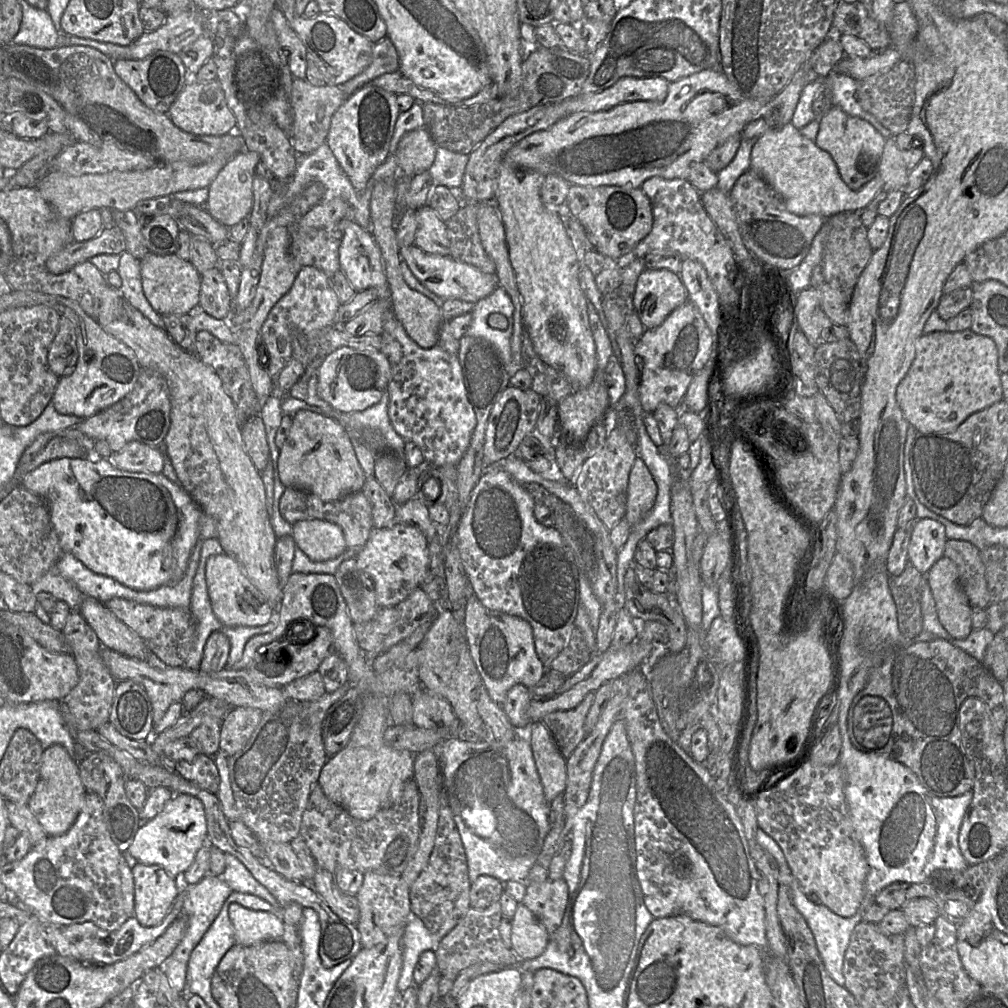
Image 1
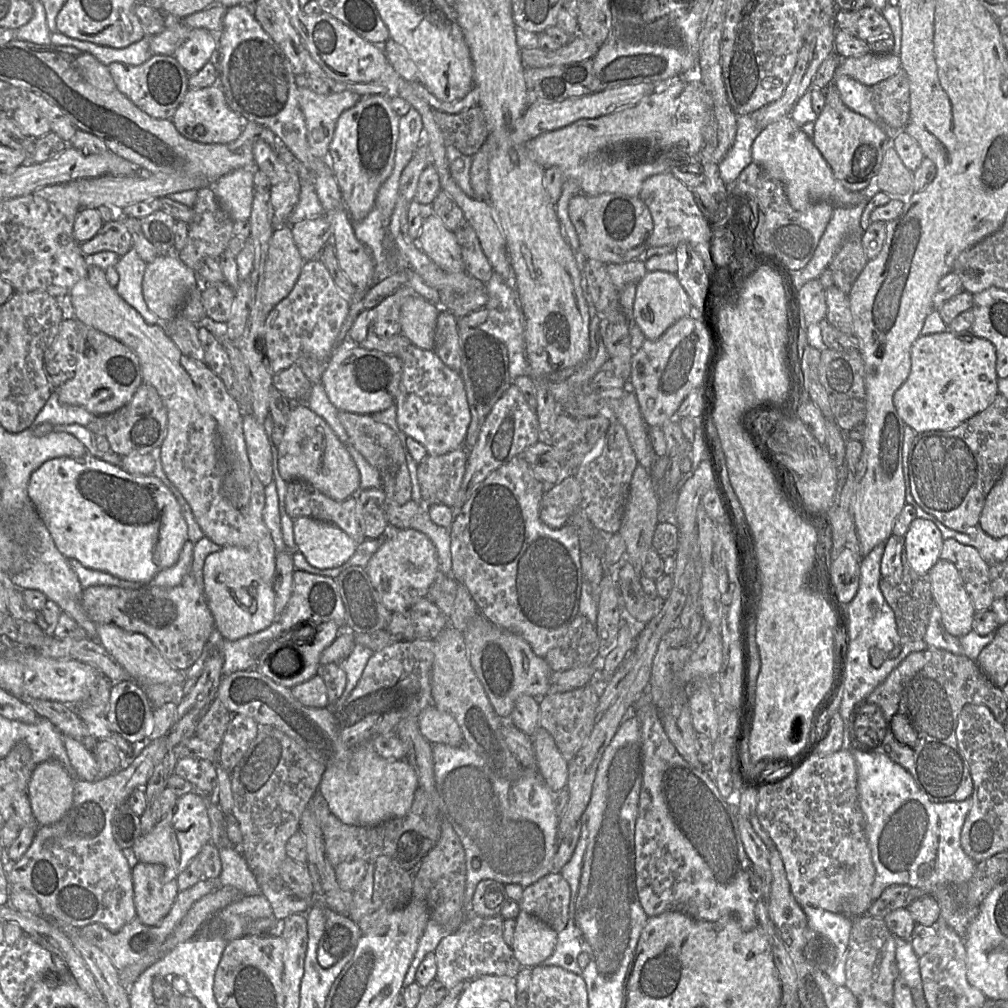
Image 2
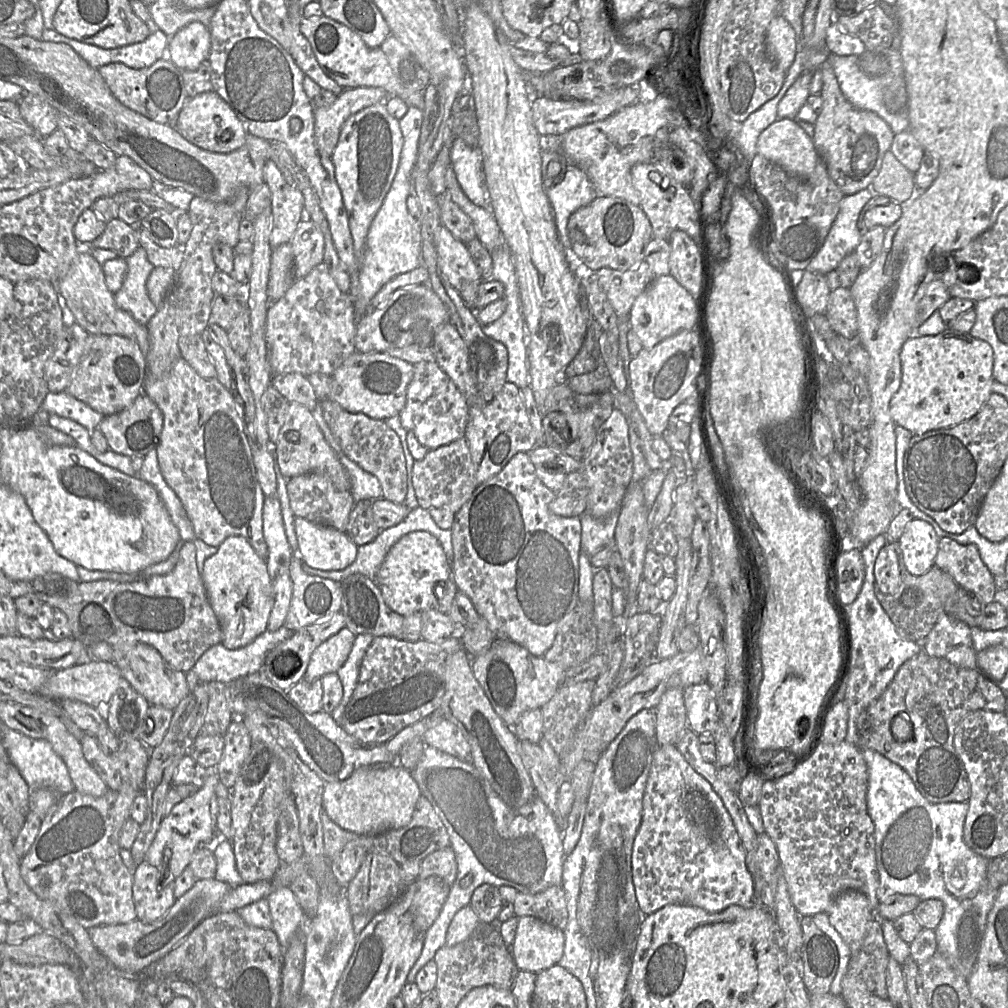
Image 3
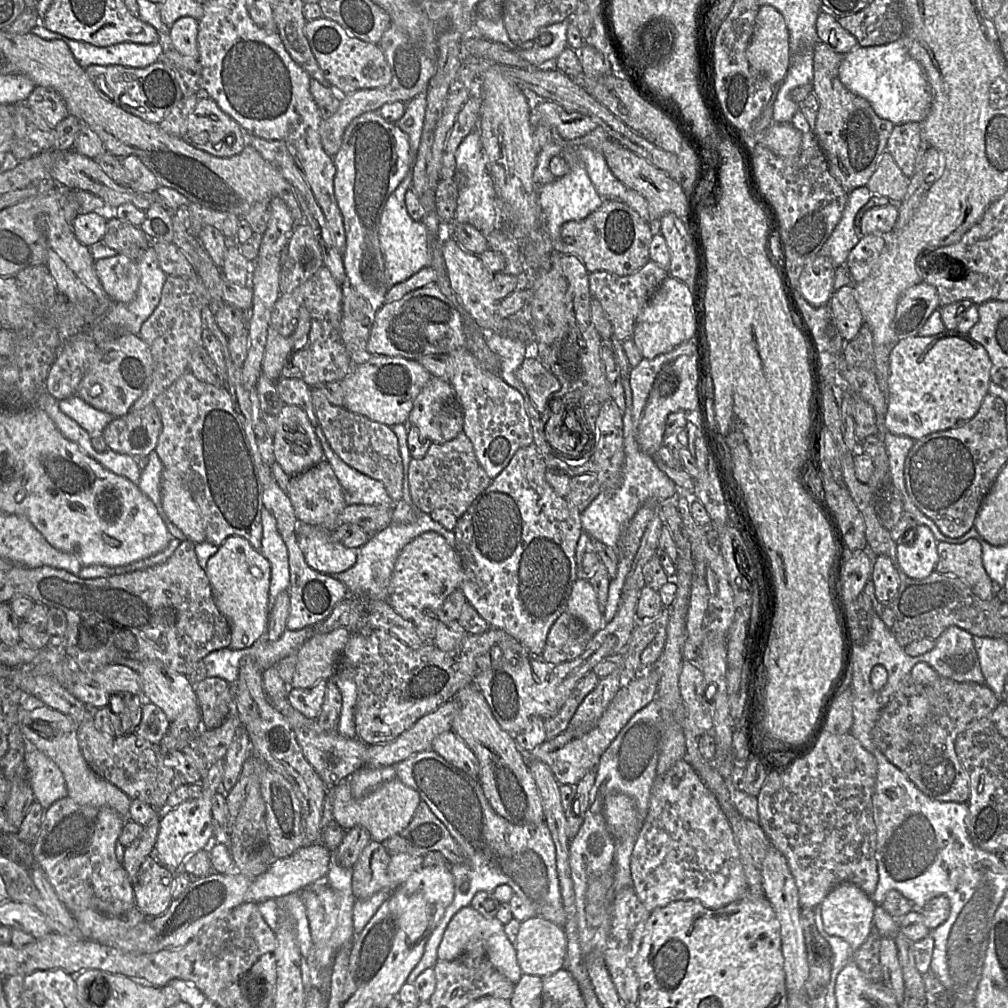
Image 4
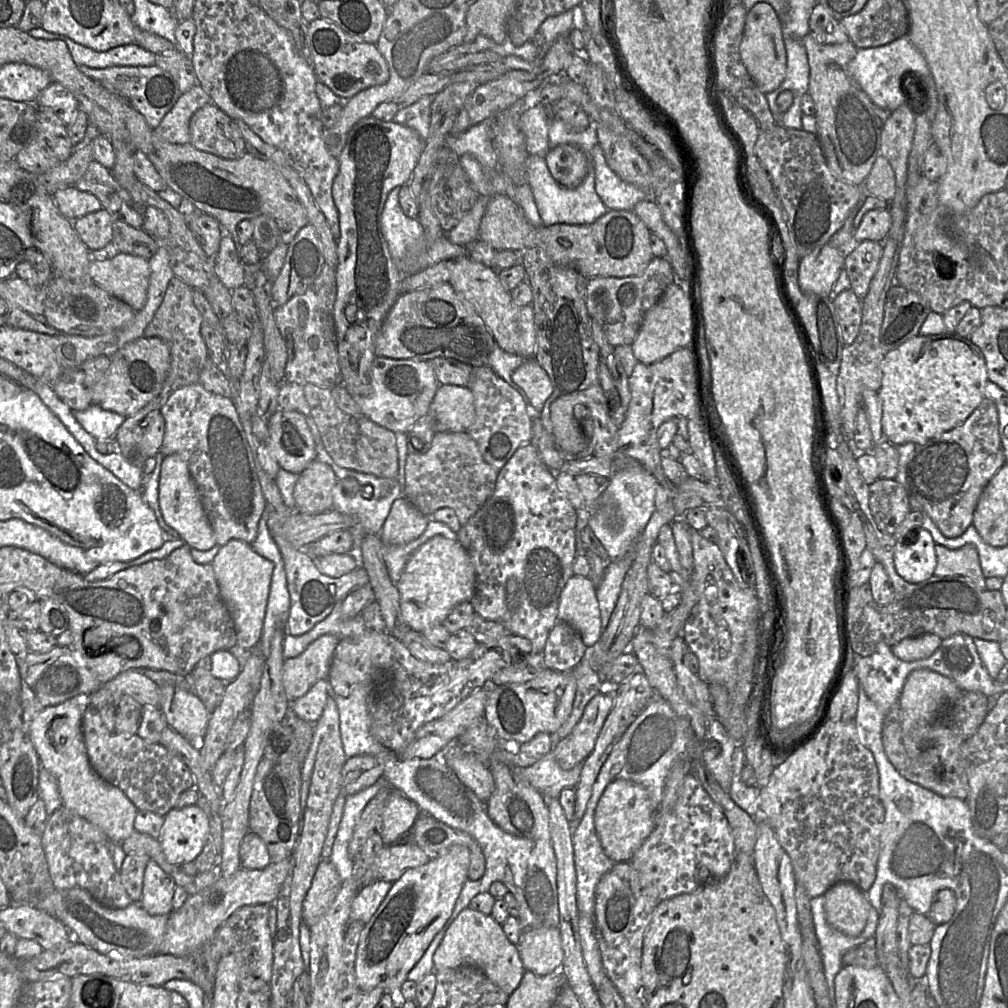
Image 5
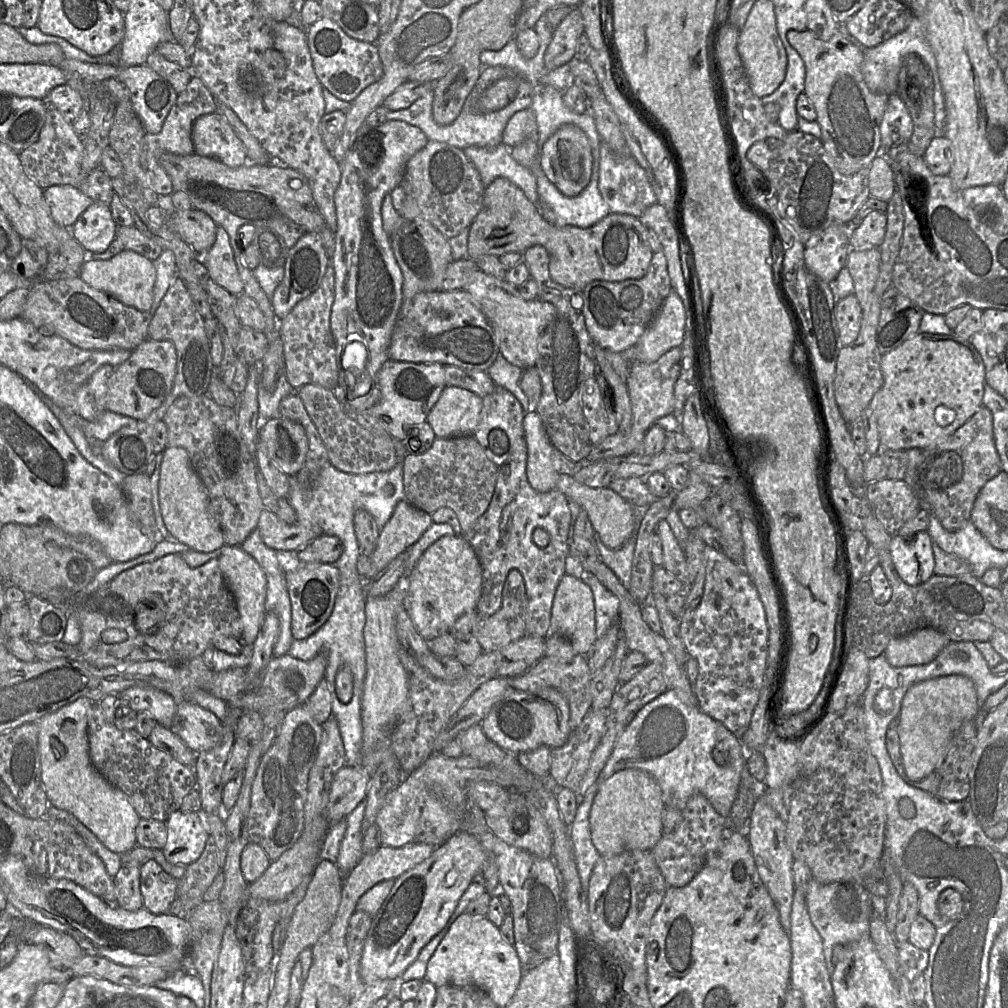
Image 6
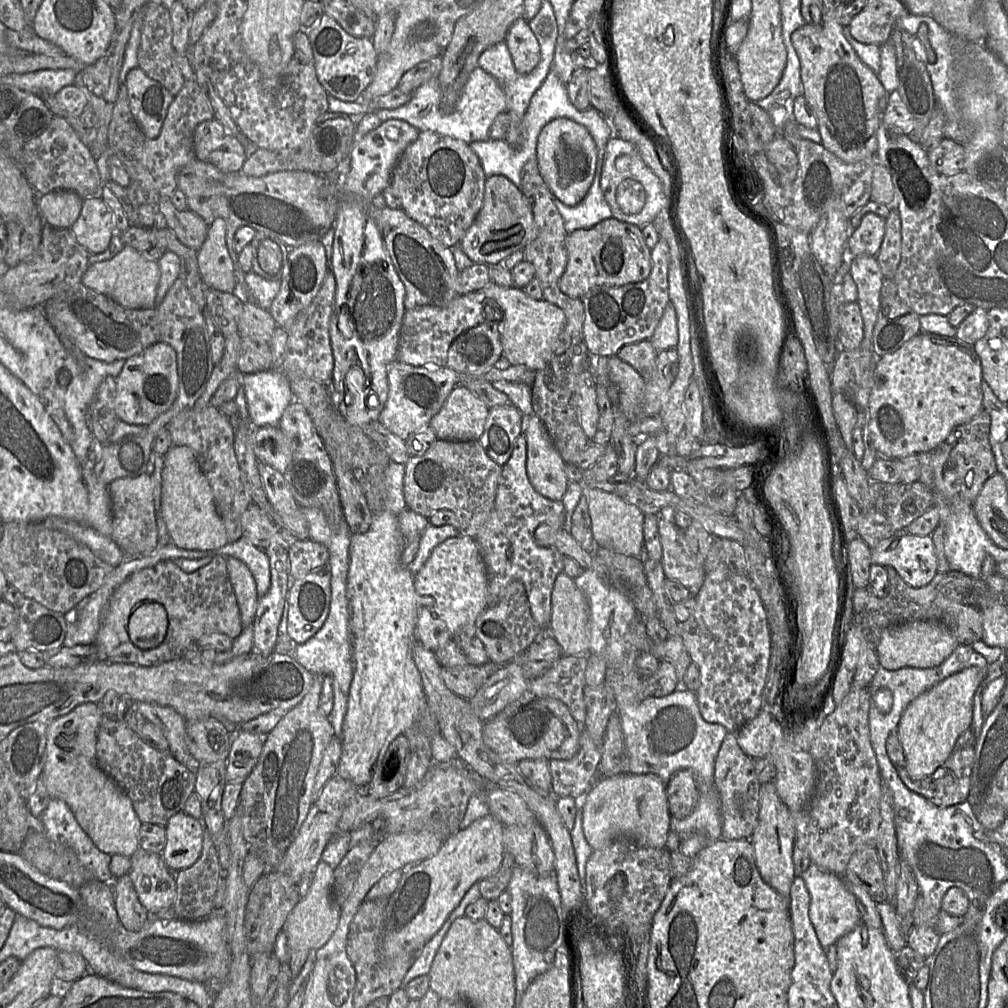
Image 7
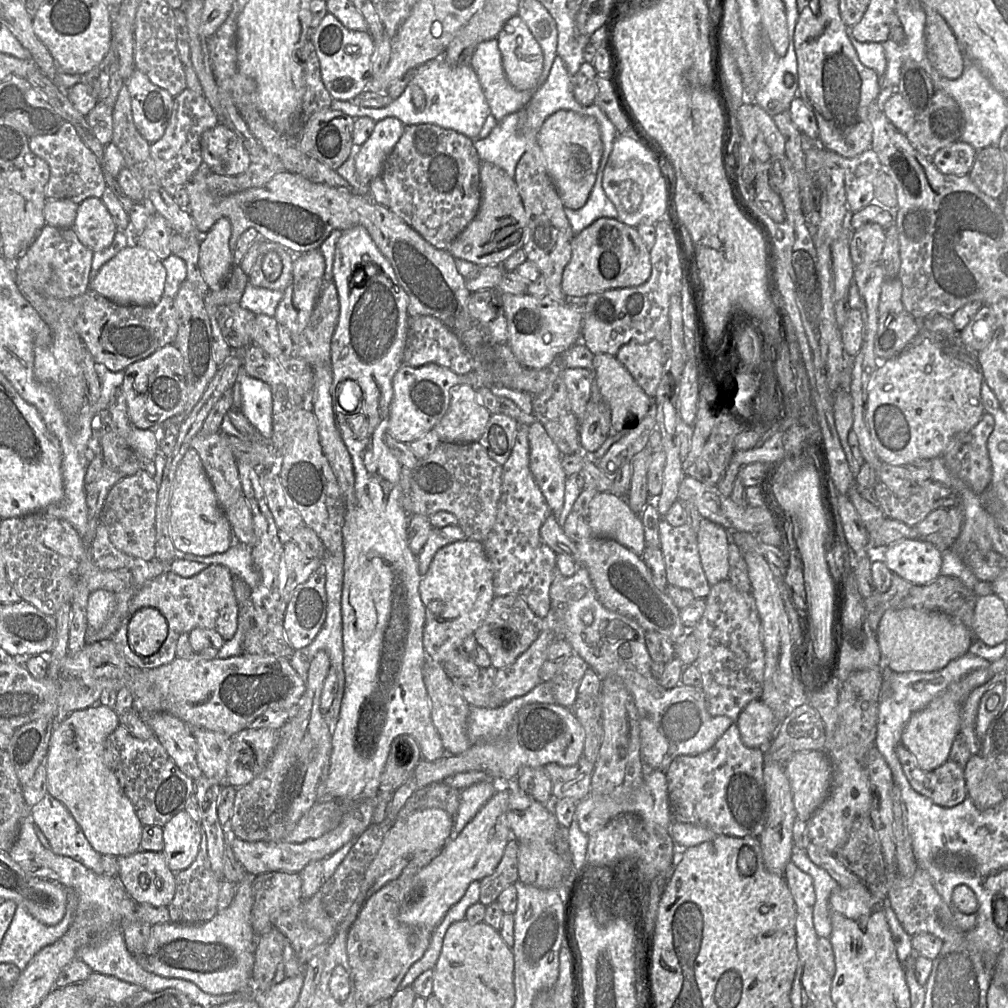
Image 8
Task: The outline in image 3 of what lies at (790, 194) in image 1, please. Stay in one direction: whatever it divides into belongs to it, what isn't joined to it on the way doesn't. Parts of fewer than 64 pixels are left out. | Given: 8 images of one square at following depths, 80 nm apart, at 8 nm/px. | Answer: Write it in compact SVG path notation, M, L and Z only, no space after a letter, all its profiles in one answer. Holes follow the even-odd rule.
M778 118L759 135L757 153L789 175L808 176L821 160L812 138L794 119Z

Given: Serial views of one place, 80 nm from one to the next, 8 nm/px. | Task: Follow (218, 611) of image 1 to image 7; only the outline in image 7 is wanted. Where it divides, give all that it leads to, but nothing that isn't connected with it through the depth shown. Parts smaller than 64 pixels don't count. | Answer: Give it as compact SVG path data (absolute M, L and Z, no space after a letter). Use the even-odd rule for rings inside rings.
M236 558L226 559L229 579L239 606L243 628L253 625L257 603L256 583L245 563Z

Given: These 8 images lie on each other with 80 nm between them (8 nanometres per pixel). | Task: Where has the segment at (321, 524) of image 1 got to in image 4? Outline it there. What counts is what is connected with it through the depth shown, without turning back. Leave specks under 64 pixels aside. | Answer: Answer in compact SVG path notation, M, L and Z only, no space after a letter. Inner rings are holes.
M298 520L297 536L307 564L322 574L341 573L356 563L356 548L348 548L335 541L330 529L300 523Z

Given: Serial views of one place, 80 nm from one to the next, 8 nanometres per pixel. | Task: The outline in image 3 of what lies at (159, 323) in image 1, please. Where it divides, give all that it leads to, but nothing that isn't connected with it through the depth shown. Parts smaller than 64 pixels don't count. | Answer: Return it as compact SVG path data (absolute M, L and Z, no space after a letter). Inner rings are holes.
M142 247L127 257L126 262L127 272L123 284L114 294L115 305L145 326L158 309L151 302L146 290L146 281L154 266Z

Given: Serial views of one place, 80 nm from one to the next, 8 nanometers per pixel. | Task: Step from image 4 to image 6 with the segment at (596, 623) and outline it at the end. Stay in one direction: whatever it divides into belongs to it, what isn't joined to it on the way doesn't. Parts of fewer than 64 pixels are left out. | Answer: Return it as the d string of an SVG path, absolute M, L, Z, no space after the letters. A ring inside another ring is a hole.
M568 574L561 578L553 601L550 634L569 640L575 652L581 655L587 655L598 639L593 592L581 579Z

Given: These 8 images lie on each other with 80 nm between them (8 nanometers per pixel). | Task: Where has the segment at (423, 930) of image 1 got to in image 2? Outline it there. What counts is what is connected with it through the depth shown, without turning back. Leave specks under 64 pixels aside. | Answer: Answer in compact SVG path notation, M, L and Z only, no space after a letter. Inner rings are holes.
M434 919L428 921L419 940L414 958L405 975L403 988L415 982L416 970L425 956L430 952L434 952L442 939L450 933L447 927L439 924Z

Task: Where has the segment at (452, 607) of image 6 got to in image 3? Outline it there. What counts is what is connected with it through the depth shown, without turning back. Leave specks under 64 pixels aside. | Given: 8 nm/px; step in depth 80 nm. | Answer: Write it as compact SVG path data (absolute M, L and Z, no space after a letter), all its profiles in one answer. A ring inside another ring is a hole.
M413 531L391 547L377 572L375 582L389 608L405 617L433 608L436 601L435 586L450 579L452 565L439 540L427 531Z

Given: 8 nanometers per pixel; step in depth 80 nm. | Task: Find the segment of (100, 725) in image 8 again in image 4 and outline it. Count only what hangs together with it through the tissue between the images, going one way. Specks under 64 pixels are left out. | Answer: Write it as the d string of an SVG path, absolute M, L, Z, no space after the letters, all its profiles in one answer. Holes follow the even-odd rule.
M46 705L33 710L20 707L18 723L26 740L52 759L62 771L68 796L80 805L109 806L128 819L131 799L119 788L99 777L87 764L78 741L78 725L67 715Z

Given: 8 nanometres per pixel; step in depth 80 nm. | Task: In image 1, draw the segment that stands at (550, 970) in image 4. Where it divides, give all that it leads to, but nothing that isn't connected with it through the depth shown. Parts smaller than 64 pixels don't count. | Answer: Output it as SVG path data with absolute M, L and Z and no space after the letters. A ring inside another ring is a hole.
M522 903L518 904L512 918L512 951L520 960L540 956L549 943L549 935L543 924Z

